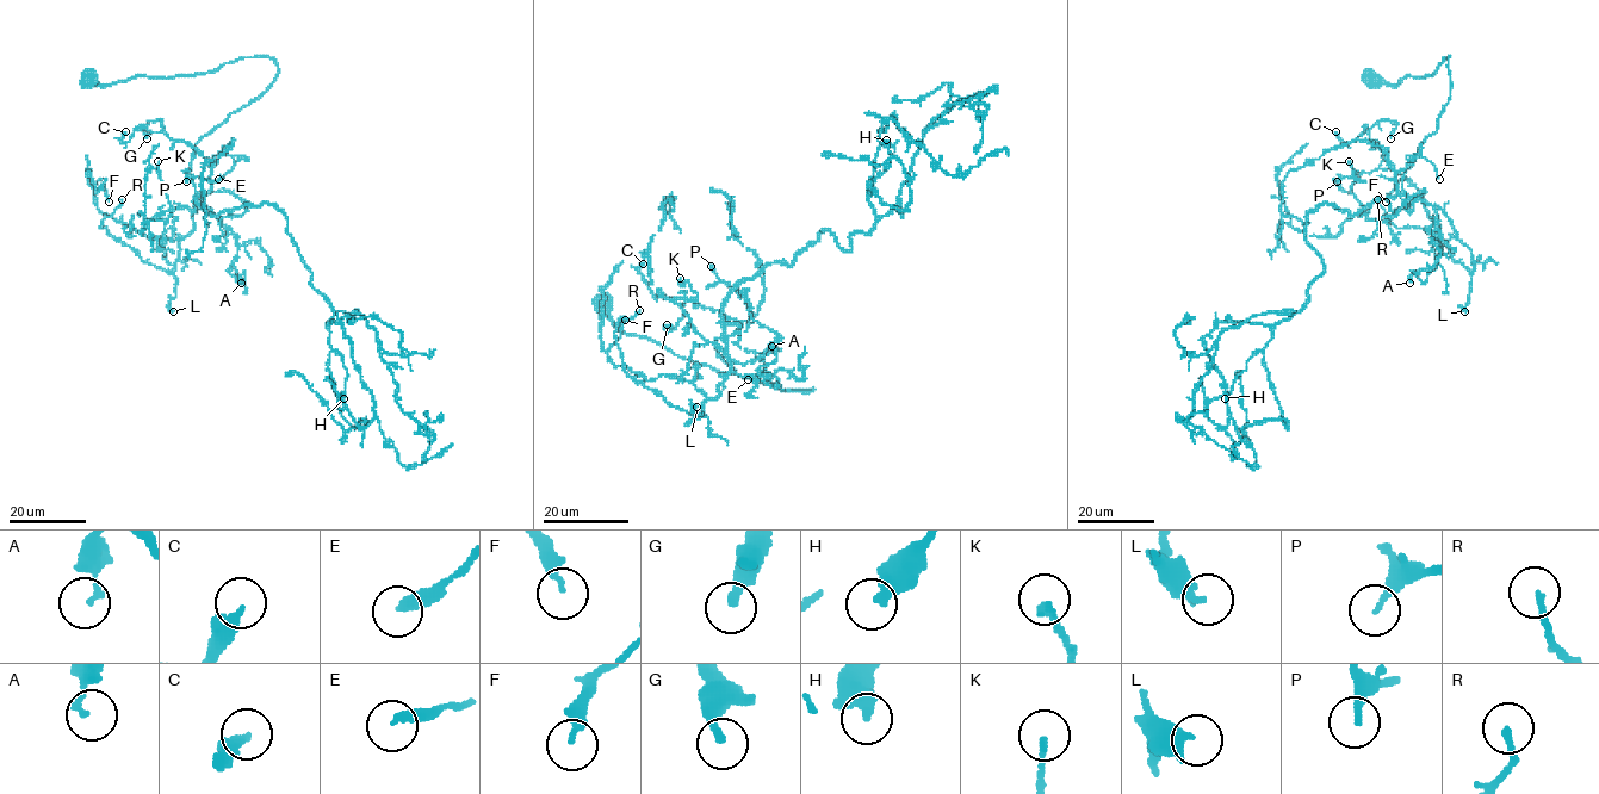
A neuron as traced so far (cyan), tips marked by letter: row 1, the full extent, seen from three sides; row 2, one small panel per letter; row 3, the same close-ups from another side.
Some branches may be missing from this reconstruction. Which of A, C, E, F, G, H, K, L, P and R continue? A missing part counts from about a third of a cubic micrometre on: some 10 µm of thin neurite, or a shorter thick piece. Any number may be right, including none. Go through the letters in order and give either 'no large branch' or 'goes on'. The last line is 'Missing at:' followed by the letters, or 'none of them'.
A: no large branch
C: no large branch
E: no large branch
F: no large branch
G: no large branch
H: no large branch
K: no large branch
L: no large branch
P: no large branch
R: no large branch
Missing at: none of them

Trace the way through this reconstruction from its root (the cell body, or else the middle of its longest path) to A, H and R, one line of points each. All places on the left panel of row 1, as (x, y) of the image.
A: (88, 81), (274, 61), (274, 81), (191, 160), (194, 191), (236, 240), (241, 283)
H: (88, 81), (274, 61), (190, 175), (212, 215), (284, 213), (334, 311), (344, 398)
R: (88, 81), (252, 56), (277, 66), (193, 147), (203, 204), (172, 270), (99, 228), (122, 199)

